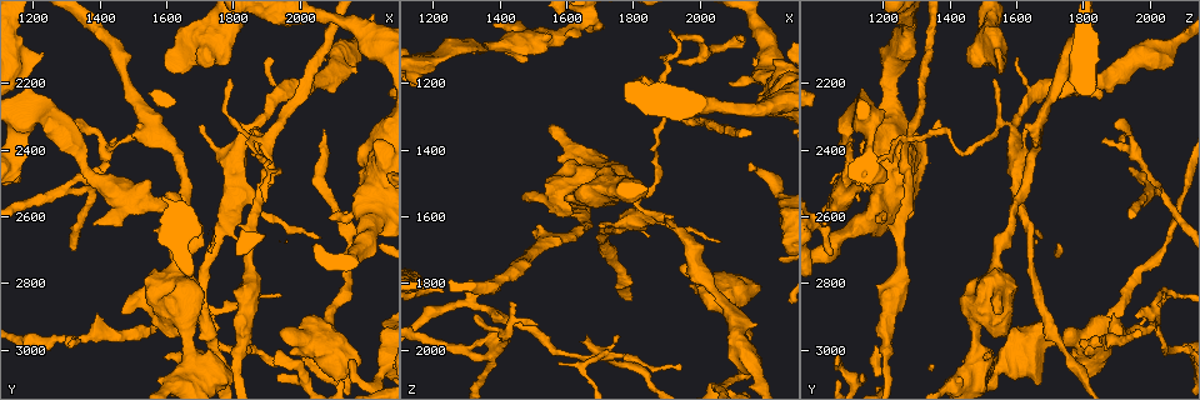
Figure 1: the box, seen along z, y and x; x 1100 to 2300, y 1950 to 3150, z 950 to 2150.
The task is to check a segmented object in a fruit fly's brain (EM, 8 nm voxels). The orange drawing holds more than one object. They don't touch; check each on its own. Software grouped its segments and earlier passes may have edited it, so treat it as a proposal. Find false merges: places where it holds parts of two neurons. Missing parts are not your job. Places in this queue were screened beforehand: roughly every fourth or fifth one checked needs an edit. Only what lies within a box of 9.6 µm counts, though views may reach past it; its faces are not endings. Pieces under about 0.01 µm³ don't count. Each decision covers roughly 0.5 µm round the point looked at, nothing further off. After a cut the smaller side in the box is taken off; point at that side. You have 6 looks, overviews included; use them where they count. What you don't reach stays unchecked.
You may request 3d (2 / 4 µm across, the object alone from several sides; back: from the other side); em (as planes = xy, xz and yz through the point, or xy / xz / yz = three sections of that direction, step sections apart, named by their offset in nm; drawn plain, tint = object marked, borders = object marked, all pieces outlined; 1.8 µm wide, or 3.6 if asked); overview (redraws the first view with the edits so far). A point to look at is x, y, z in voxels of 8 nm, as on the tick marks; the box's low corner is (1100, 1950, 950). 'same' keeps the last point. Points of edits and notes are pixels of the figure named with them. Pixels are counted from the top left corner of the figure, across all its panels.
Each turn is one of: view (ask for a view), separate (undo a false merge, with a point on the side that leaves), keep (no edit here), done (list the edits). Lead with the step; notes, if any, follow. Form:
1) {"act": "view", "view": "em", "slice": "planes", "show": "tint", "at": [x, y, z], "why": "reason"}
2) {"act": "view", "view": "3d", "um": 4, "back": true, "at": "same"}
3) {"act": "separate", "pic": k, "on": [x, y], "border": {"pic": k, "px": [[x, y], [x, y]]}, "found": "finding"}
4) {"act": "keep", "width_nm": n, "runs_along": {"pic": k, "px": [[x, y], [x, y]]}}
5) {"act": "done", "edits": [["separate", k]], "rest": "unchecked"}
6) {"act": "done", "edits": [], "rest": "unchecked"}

{"act": "view", "view": "3d", "um": 2, "at": [1700, 2890, 2010], "why": "four arms meet"}

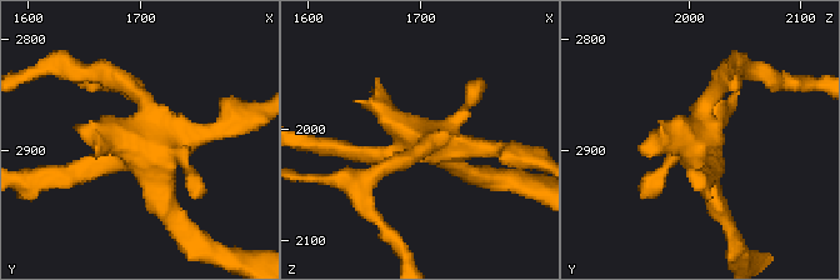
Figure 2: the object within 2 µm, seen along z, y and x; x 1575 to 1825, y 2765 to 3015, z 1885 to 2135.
{"act": "view", "view": "em", "um": 3.6, "slice": "planes", "show": "tint", "at": [1706, 2894, 2008], "why": "shape alone is not enough"}

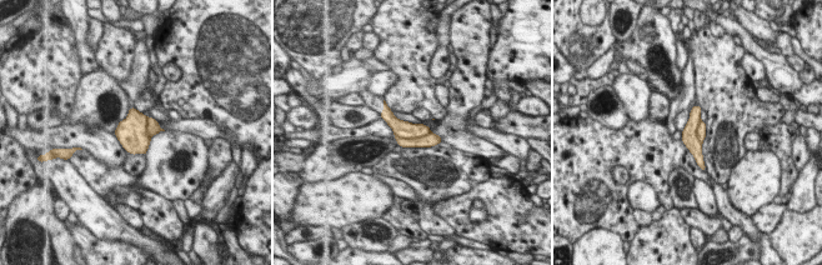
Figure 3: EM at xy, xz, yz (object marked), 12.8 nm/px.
{"act": "separate", "pic": 3, "on": [431, 139], "part_leaving": {"pic": 3, "px": [[437, 139], [419, 143], [400, 141]]}, "found": "two neurons meet here"}

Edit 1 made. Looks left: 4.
{"act": "view", "view": "overview", "why": "redraw"}

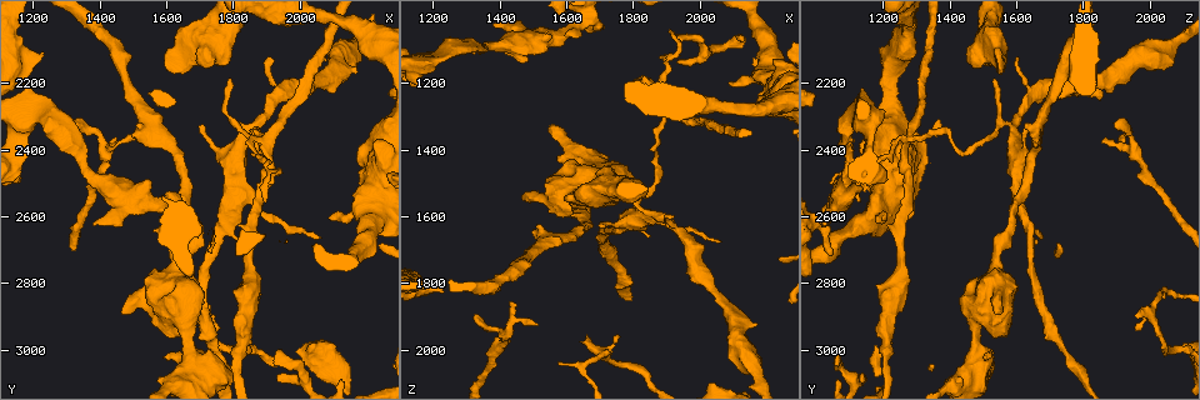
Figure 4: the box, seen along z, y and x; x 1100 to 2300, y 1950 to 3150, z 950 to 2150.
{"act": "view", "view": "em", "slice": "planes", "show": "tint", "at": [1900, 2370, 1280], "why": "sudden change in width"}

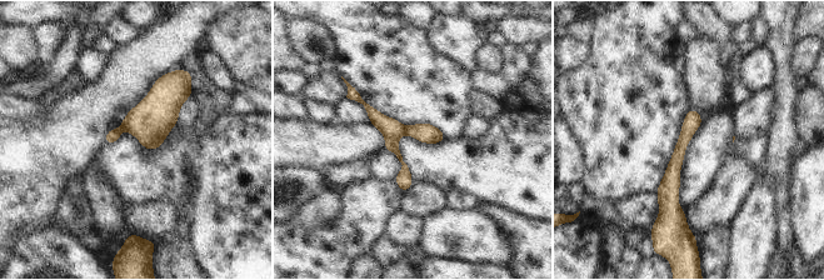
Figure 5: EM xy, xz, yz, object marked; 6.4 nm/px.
{"act": "separate", "pic": 5, "on": [425, 133], "part_leaving": {"pic": 5, "px": [[692, 111], [670, 180], [679, 214]]}, "found": "a second neuron is stuck on"}

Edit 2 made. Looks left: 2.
{"act": "view", "view": "em", "slice": "planes", "show": "tint", "at": [1860, 2350, 1600], "why": "sudden change in width"}

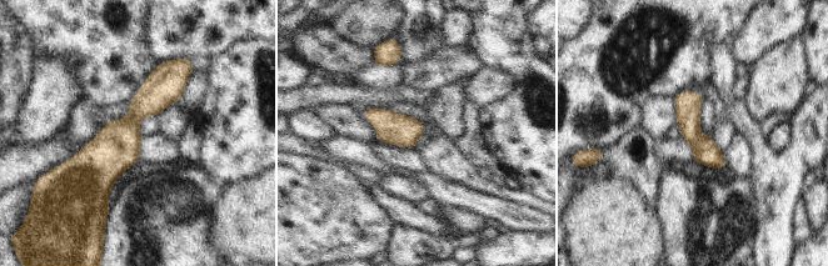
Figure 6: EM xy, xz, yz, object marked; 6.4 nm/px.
{"act": "keep", "width_nm": 160, "found": "one neuron here"}

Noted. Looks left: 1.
{"act": "done", "edits": [["separate", 3], ["separate", 5]], "rest": "unchecked"}

